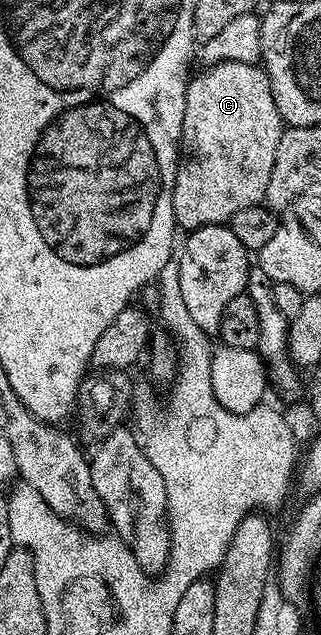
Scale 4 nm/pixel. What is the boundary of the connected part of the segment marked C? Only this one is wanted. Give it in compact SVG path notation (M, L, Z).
M217 63L208 65L202 70L204 73L196 72L187 82L187 94L185 95L185 119L181 127L181 135L178 139L179 151L177 154L177 164L175 166L175 180L173 181L173 215L175 216L176 226L180 230L190 231L200 229L206 225L222 225L230 222L241 207L253 207L254 205L264 204L269 187L269 175L273 175L273 159L277 155L277 143L281 139L285 128L282 115L277 111L277 103L273 99L271 84L267 78L267 73L258 64L249 63Z

